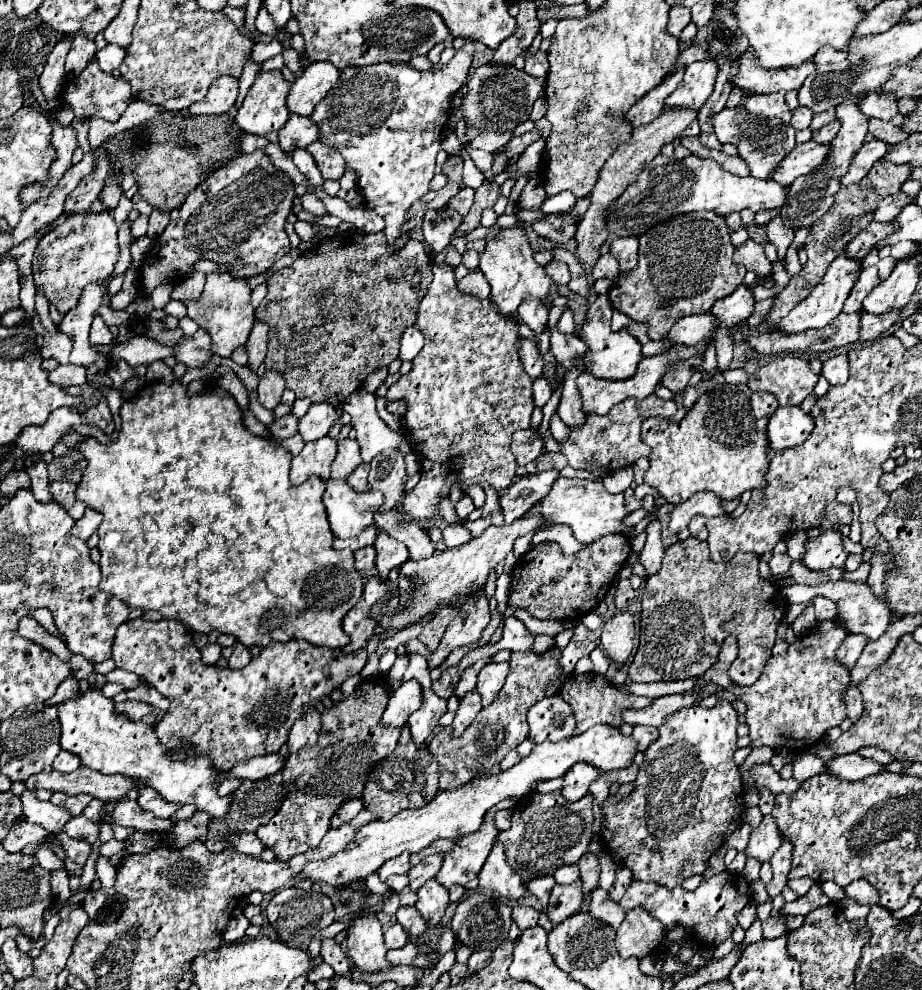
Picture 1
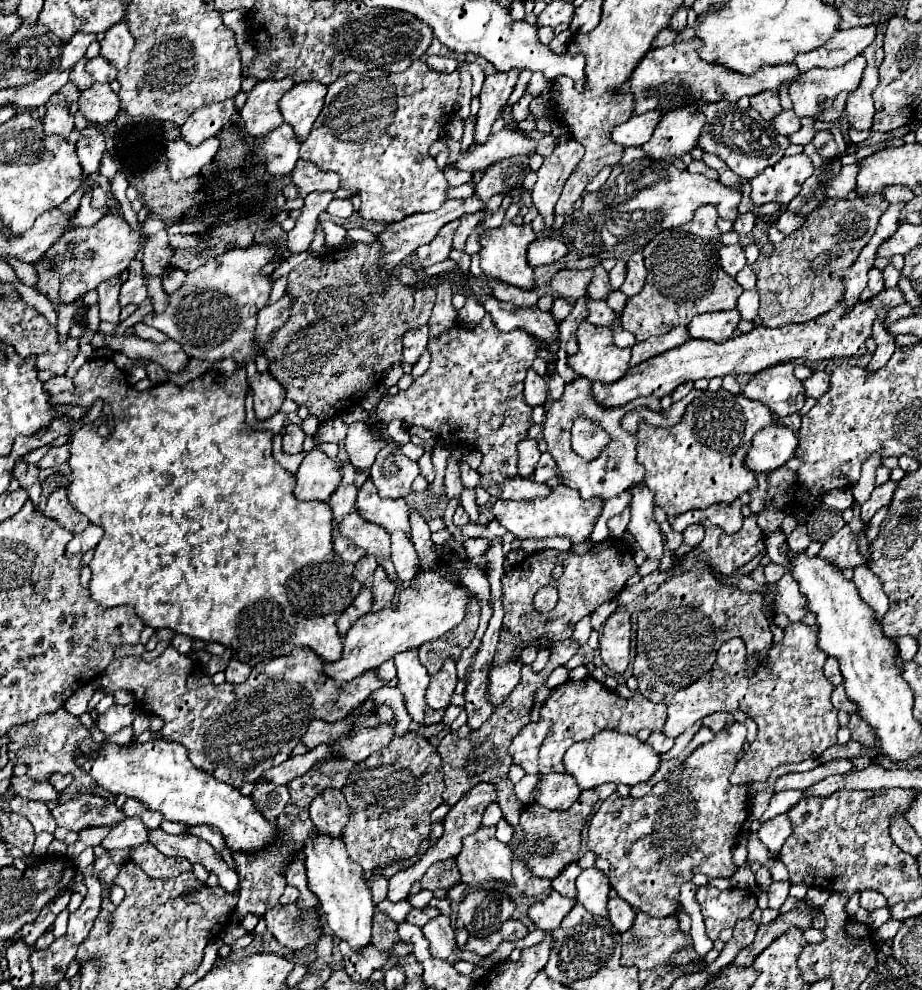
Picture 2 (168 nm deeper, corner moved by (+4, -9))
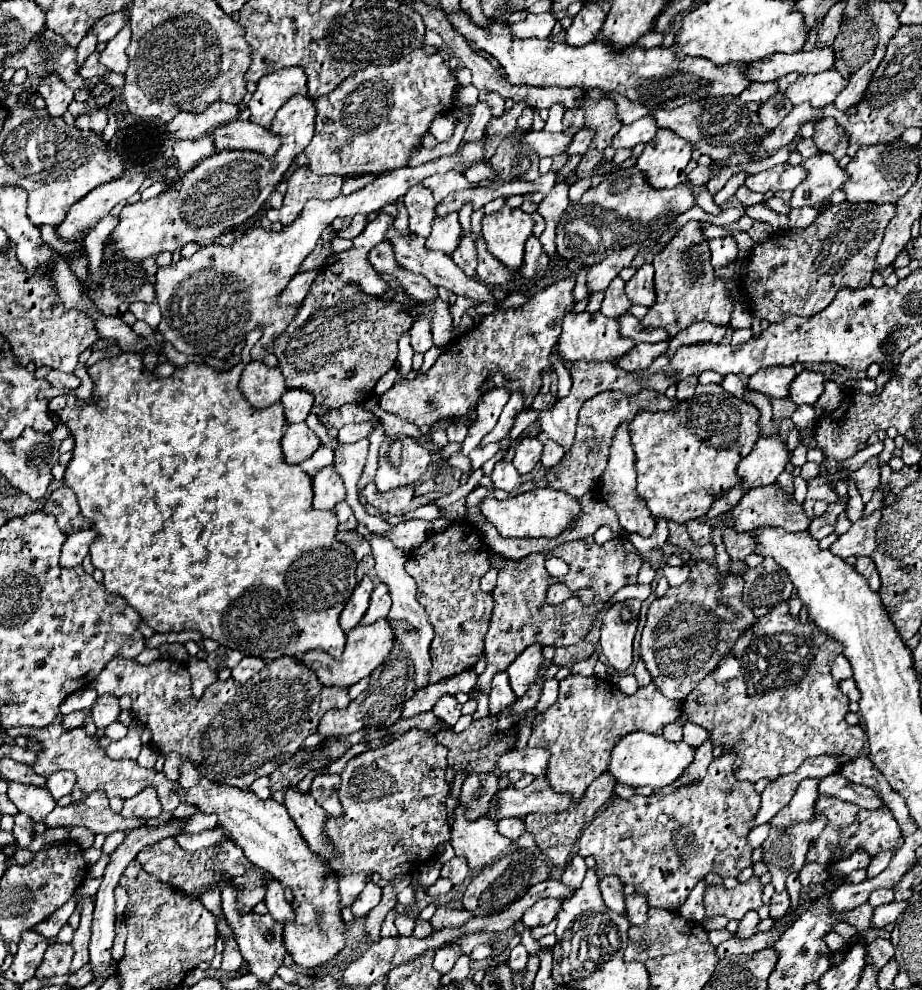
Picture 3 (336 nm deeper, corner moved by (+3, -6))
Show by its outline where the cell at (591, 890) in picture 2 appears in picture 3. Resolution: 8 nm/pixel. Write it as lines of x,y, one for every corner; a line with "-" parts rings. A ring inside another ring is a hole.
605,877
599,883
603,901
609,909
613,909
619,915
625,915
625,893
623,893
623,883
617,877

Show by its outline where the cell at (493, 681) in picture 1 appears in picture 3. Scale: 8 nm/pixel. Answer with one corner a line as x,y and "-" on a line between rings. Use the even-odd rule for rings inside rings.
533,645
529,649
525,649
525,653
521,653
521,657
517,657
517,661
513,661
513,665
509,665
507,673
513,685
513,691
517,693
517,697
523,697
527,693
527,689
535,683
539,671
543,669
545,657
543,657
543,647
541,645

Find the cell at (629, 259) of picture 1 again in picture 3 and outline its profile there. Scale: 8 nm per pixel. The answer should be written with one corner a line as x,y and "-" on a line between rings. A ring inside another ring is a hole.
645,263
641,269
637,269
637,273
633,275
633,279
627,283
625,291
627,291
627,297
629,297
635,305
651,307
651,305
655,303
653,265
651,265
651,263

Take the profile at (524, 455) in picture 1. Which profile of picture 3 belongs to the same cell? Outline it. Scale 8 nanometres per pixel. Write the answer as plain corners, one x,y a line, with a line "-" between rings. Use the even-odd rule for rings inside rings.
525,437
517,443
517,449
515,449
515,457
513,457
513,465
515,469
521,473
521,475
527,475
531,473
539,459
541,459
541,453
543,453
543,445
537,437

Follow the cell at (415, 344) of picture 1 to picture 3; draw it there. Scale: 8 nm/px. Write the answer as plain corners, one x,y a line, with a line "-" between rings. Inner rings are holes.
421,317
411,327
411,347
417,353
425,353
433,347
433,335
431,335
431,319

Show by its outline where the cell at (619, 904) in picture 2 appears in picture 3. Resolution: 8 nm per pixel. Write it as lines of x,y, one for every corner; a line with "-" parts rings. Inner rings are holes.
633,893
627,895
627,919
631,921
631,925
641,925
647,919
647,897
641,893

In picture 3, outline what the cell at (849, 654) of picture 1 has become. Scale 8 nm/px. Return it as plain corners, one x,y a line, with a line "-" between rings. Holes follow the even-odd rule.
839,655
839,657
833,661
833,665
831,665
831,675
835,677
835,681
843,681
843,679
847,679
847,677
853,675
853,667
851,667
851,663
849,663
849,659
847,659
845,655

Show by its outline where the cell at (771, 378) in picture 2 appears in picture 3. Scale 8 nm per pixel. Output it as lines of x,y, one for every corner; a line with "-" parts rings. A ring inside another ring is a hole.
777,365
777,369
761,369
749,377
749,389
765,393
767,397
787,397
787,387
795,375
793,367

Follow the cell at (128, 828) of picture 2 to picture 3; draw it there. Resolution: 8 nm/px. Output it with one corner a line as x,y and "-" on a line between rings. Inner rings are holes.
197,813
187,819
189,825
185,825
185,833
201,833
205,829
217,827
217,815
215,813

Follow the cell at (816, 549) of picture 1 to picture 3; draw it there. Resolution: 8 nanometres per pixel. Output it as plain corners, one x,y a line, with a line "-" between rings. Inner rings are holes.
875,511
871,517
863,517
857,523
851,525
851,529
841,535
833,545
831,551
837,553
839,557
861,557
861,555
871,555
877,547
875,543
875,529
881,519
881,511

